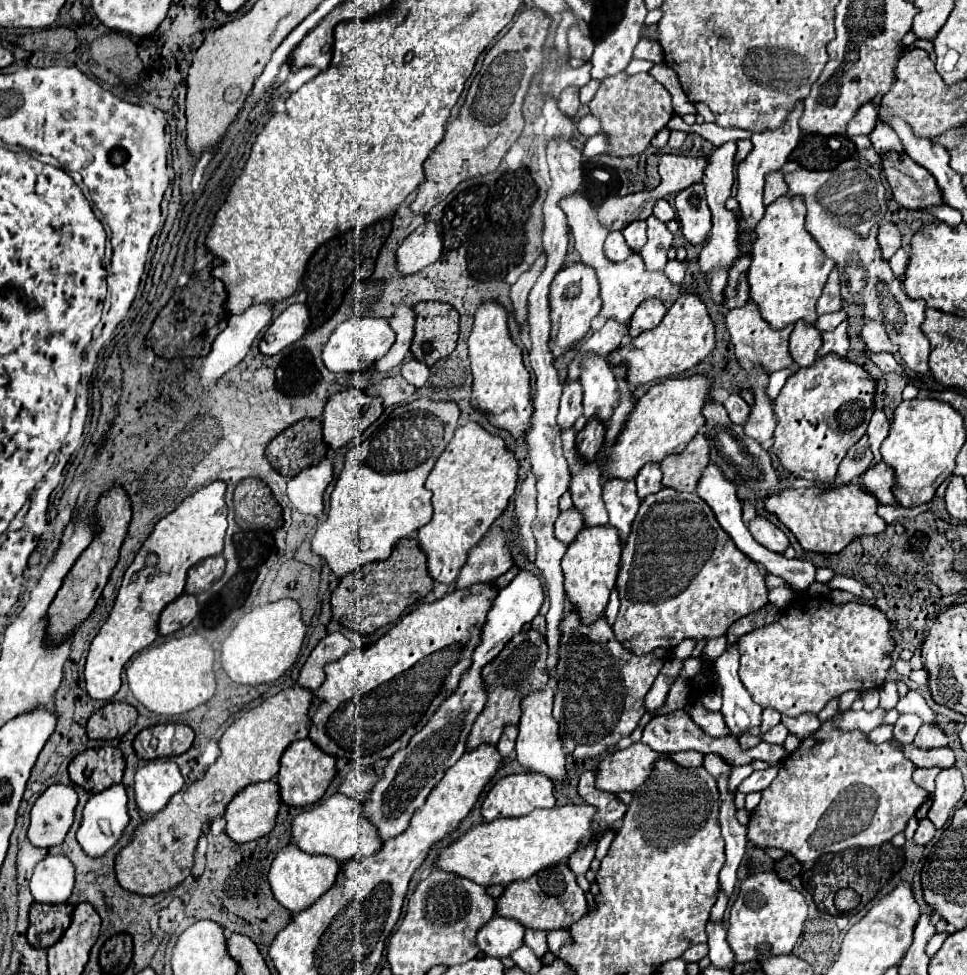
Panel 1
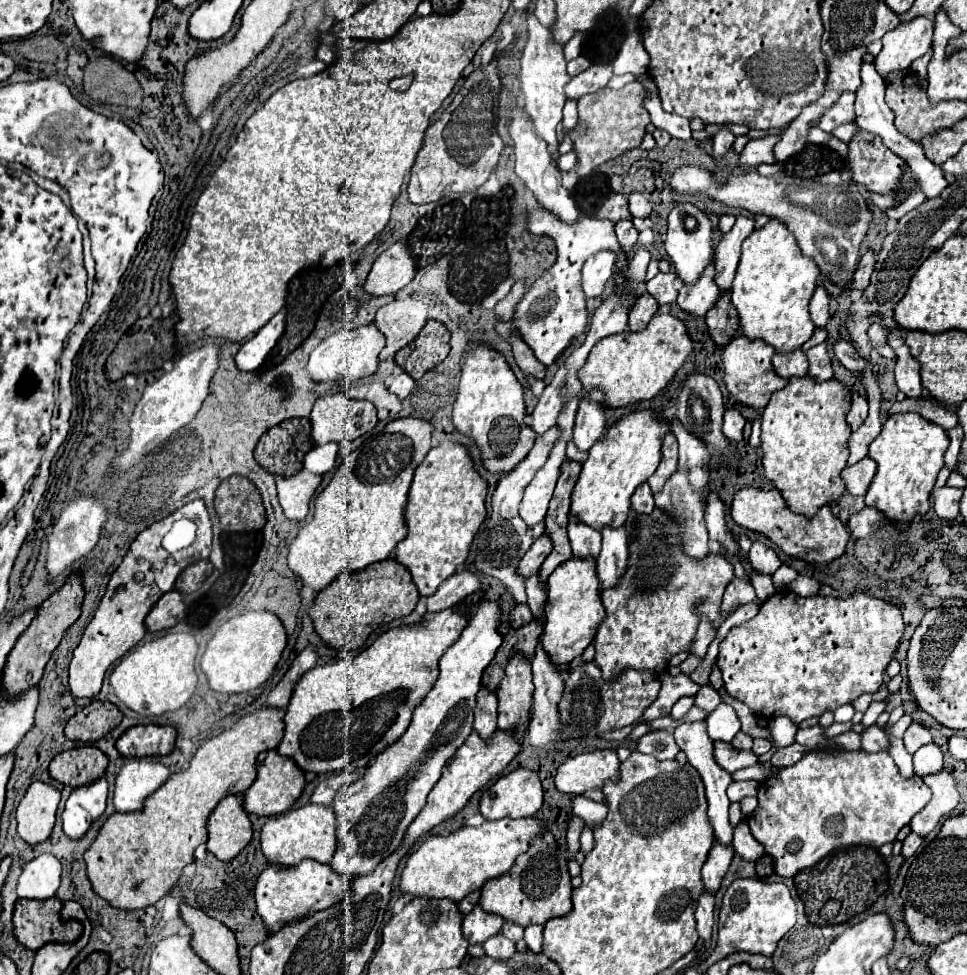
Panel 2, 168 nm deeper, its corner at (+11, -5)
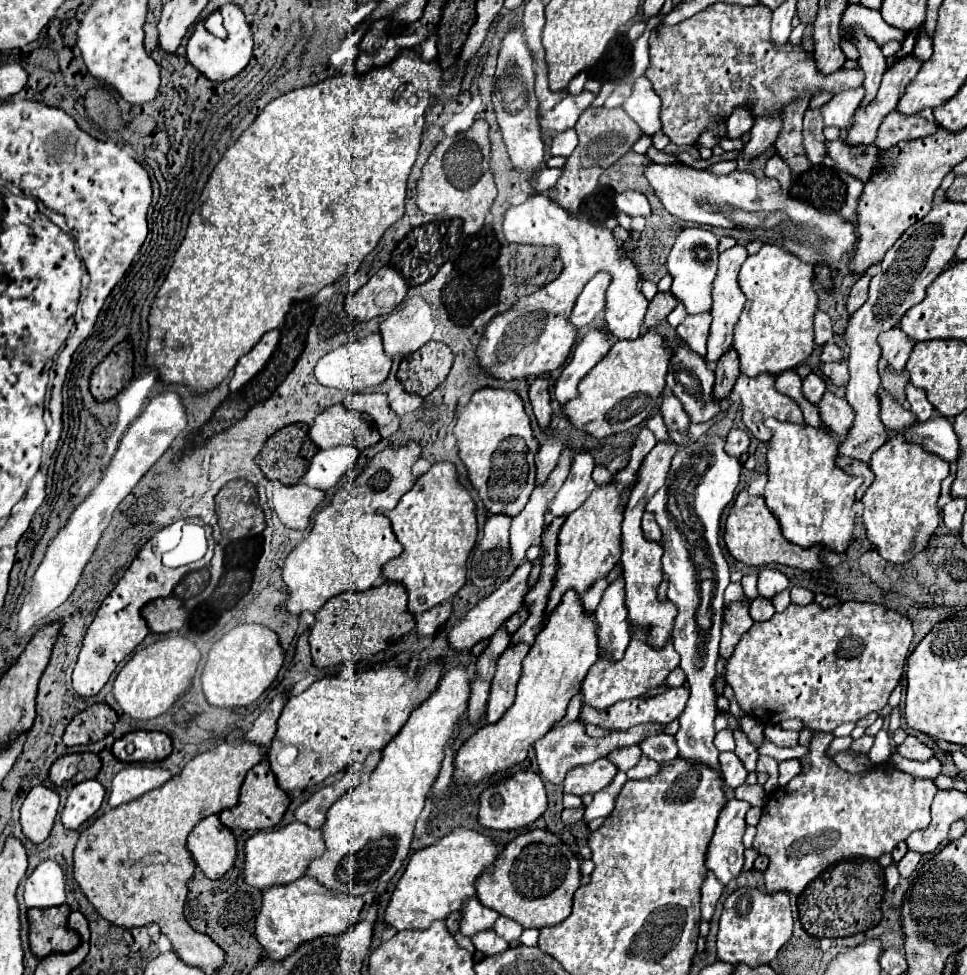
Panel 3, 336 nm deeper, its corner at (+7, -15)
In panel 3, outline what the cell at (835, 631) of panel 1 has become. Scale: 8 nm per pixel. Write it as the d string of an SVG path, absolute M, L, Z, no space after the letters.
M814 602L808 606L790 604L770 620L756 622L742 636L726 664L726 682L732 686L740 708L764 724L798 718L814 732L832 732L844 722L858 722L866 714L880 712L886 706L902 678L910 642L912 622L880 604L844 602L830 608L820 608Z

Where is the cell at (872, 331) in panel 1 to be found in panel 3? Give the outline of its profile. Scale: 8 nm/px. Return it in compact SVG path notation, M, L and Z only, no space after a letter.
M894 326L892 330L882 332L878 336L878 344L880 344L882 356L888 360L888 364L894 370L902 372L904 366L906 366L906 362L908 362L908 358L910 358L910 352L912 352L916 340L910 338L910 336L906 336L898 326Z

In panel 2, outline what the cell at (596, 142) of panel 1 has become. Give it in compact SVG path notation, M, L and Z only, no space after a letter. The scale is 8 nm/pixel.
M568 152L568 154L562 154L560 156L560 160L556 162L556 166L558 166L558 170L574 170L576 168L576 164L578 164L578 158L576 158L576 152Z

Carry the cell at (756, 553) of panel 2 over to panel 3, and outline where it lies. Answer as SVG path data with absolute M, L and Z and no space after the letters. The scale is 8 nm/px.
M764 568L758 574L758 592L760 592L760 596L764 596L768 600L772 600L776 594L780 594L780 592L784 592L788 588L790 588L788 578L778 570Z

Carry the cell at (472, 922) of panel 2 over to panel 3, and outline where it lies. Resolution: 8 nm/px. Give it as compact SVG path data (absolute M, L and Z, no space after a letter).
M476 896L464 900L460 912L462 912L460 932L464 936L472 936L472 934L476 934L480 930L490 930L492 924L496 922L496 916L498 916L494 910L482 906Z

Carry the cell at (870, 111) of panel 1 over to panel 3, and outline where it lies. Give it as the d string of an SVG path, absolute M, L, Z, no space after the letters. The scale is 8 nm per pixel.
M862 86L838 92L838 96L834 96L826 106L822 106L824 124L846 130L852 122L852 116L856 112L856 108L860 106L862 98L864 98L864 88Z

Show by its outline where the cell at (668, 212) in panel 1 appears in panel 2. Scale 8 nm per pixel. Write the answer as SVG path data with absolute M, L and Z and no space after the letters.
M632 194L628 198L628 208L630 208L632 216L636 216L636 218L650 218L650 214L652 214L652 204L646 198L642 198L640 194Z

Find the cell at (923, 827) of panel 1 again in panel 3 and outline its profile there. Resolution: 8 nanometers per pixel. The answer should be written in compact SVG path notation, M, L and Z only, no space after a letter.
M906 852L906 856L896 864L900 878L908 878L914 872L920 858L922 858L922 854L918 854L918 852Z

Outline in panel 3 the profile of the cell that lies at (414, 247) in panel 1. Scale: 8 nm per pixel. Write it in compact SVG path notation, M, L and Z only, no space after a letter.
M380 268L348 302L346 312L354 322L366 322L392 312L408 294L408 284L394 268Z

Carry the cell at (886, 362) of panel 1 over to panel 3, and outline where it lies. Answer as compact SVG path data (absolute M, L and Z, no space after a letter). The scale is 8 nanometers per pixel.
M834 342L826 344L822 348L822 354L820 354L820 360L822 362L832 362L832 360L838 360L838 356L842 356L842 348L838 348Z

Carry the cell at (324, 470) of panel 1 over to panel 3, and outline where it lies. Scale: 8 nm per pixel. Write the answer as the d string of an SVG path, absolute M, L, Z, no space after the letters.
M274 482L272 504L280 522L294 530L306 530L310 526L312 512L324 502L324 492L306 484L284 486Z

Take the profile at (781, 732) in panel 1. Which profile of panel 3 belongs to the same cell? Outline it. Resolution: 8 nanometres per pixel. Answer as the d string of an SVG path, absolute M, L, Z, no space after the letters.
M760 756L758 758L758 772L766 772L768 776L776 776L778 774L778 762L770 756Z

